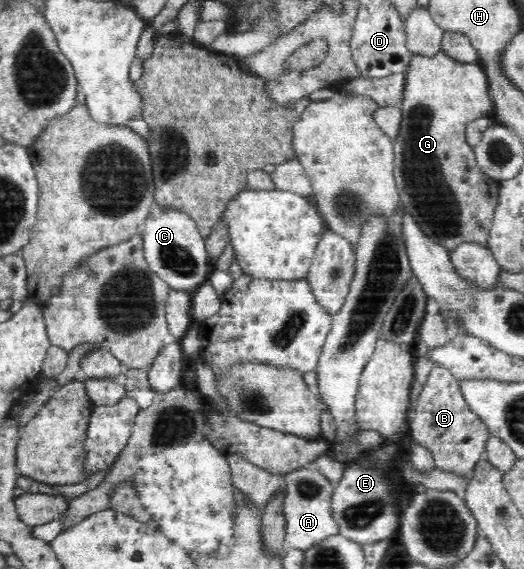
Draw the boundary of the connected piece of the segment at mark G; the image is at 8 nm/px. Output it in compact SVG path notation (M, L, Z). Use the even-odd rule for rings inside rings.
M443 50L437 51L431 57L413 54L409 67L405 71L405 88L403 91L403 100L399 104L401 108L401 125L399 133L393 140L394 142L394 177L396 181L397 191L400 192L401 205L405 207L406 212L415 222L426 237L437 242L438 245L445 246L447 250L455 250L462 243L475 242L487 245L492 228L494 211L498 200L498 189L500 182L489 178L485 173L482 173L476 161L475 151L469 146L467 136L465 134L467 123L473 122L473 119L492 117L494 115L493 98L490 95L490 87L487 74L482 66L478 63L459 63L449 57Z

